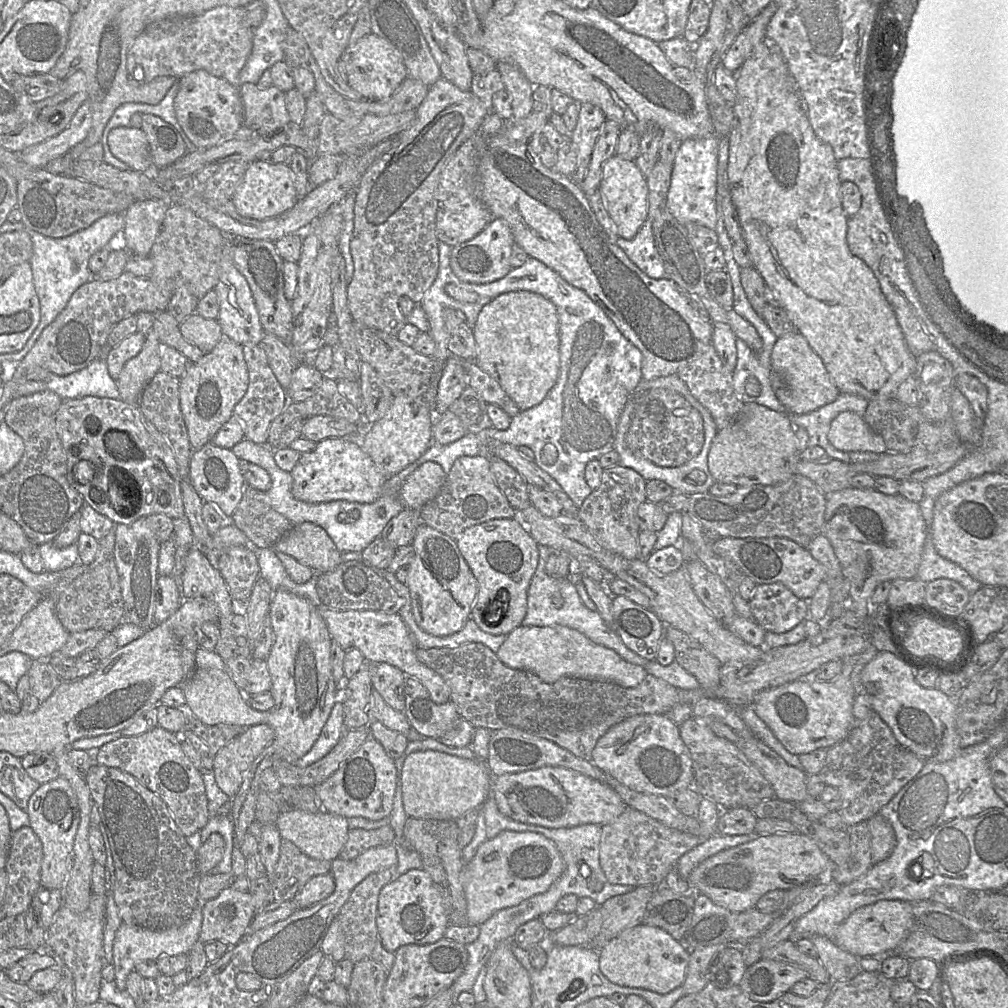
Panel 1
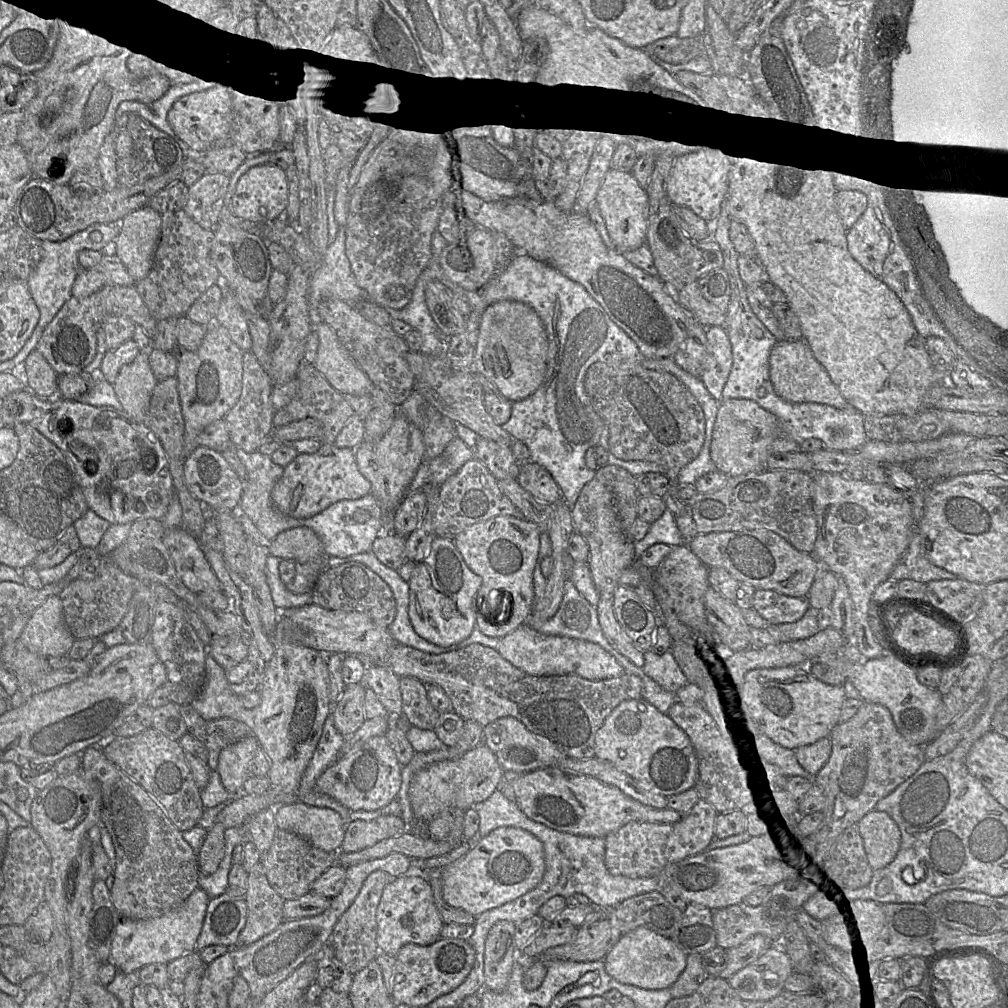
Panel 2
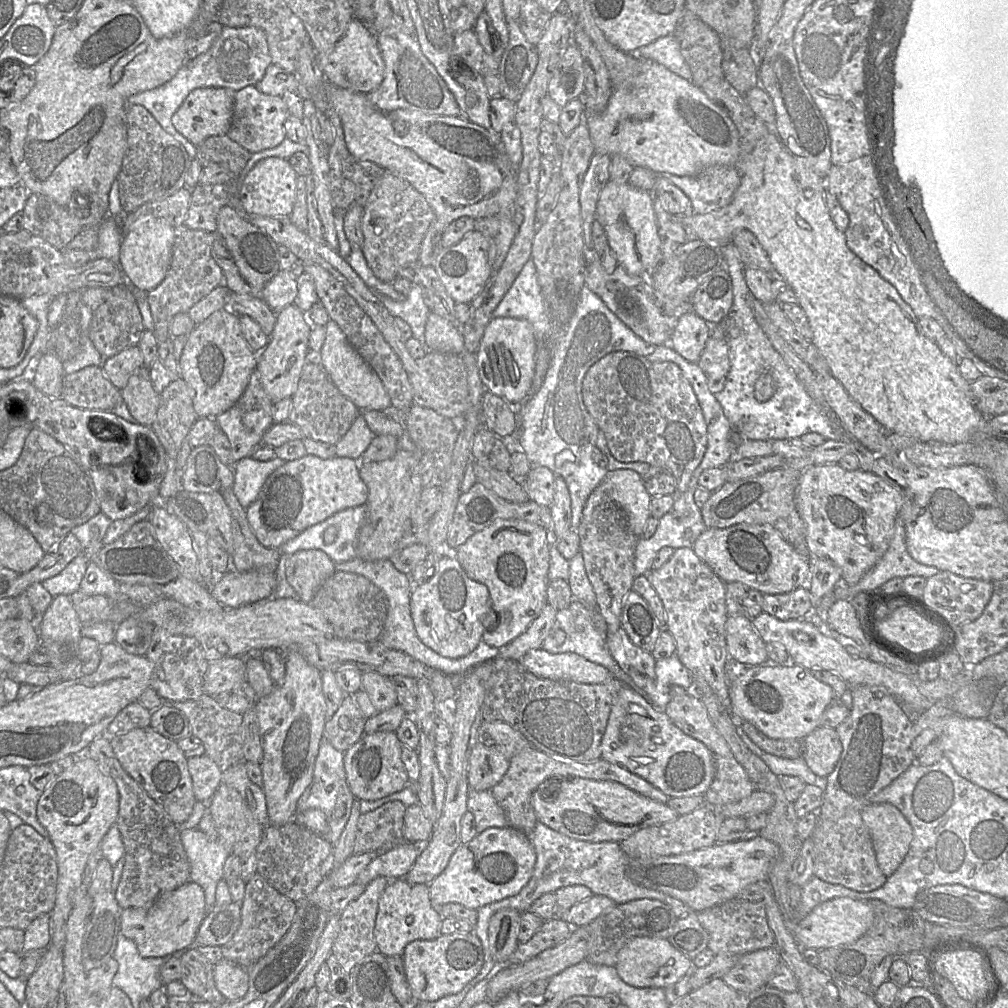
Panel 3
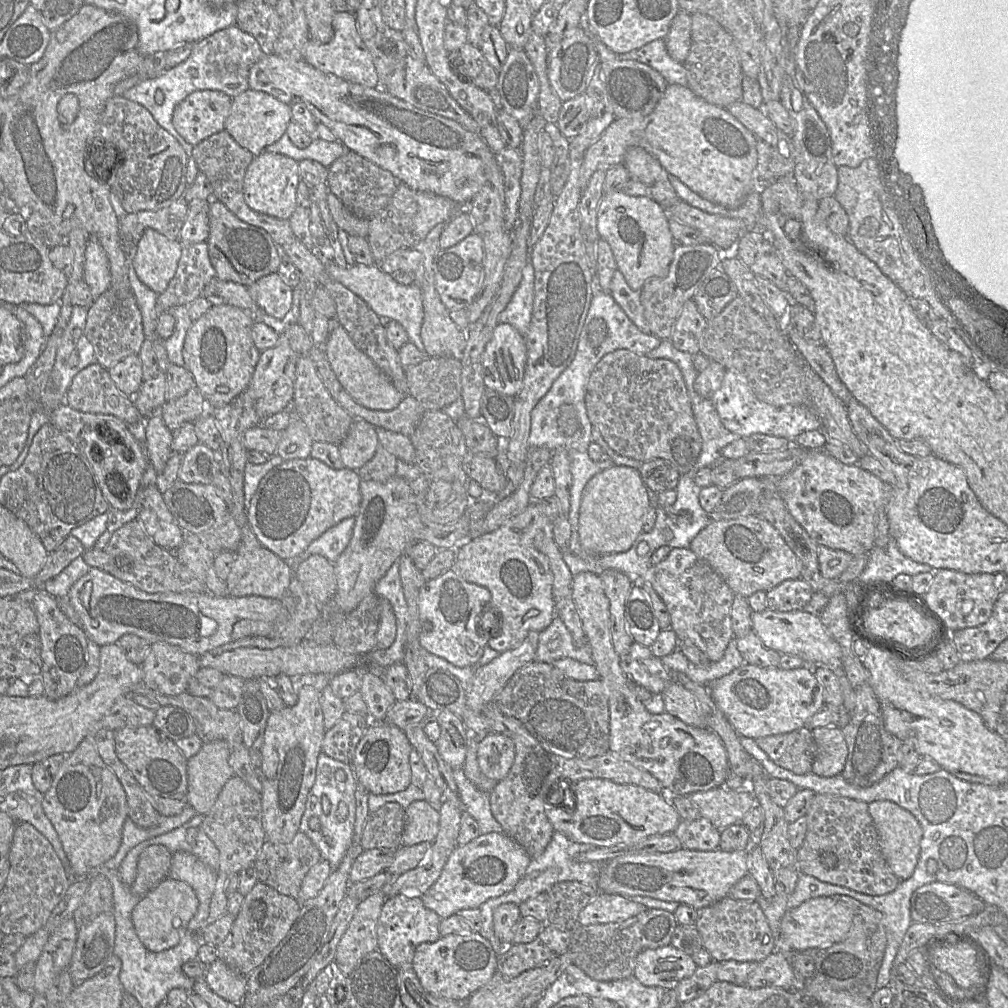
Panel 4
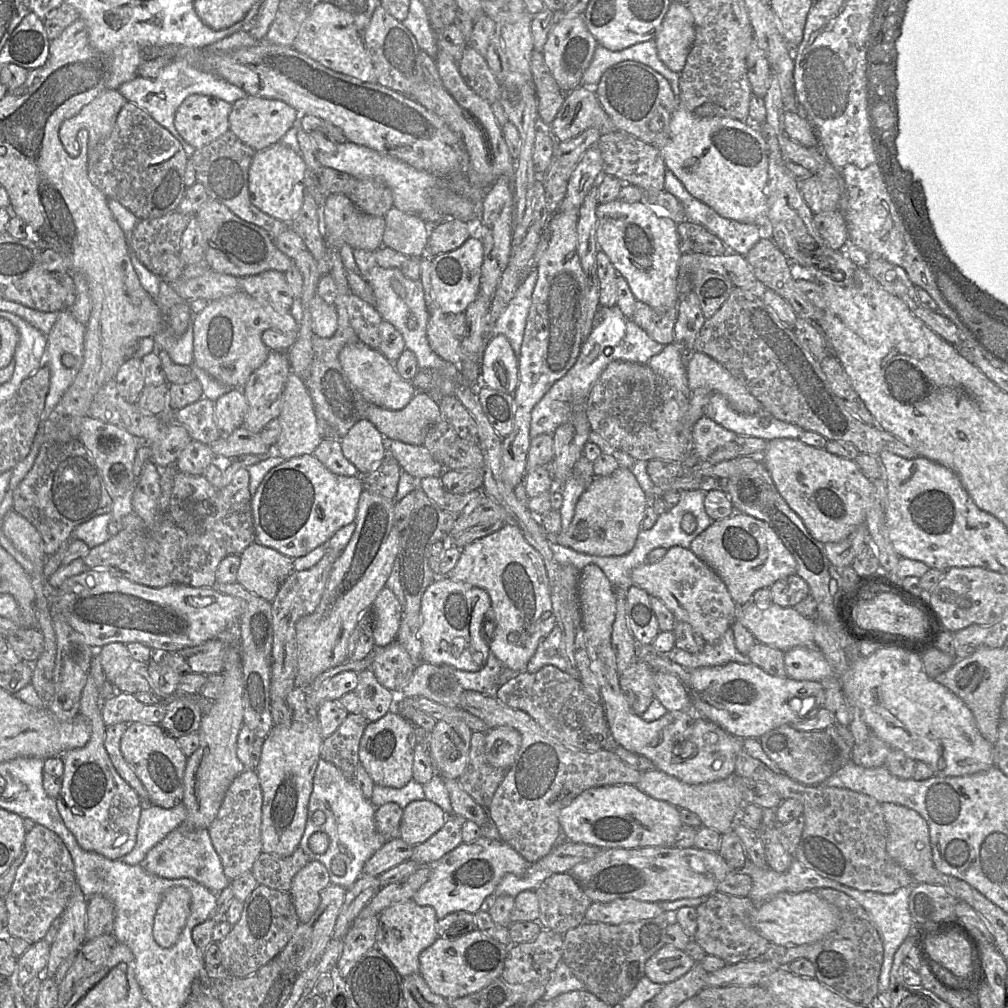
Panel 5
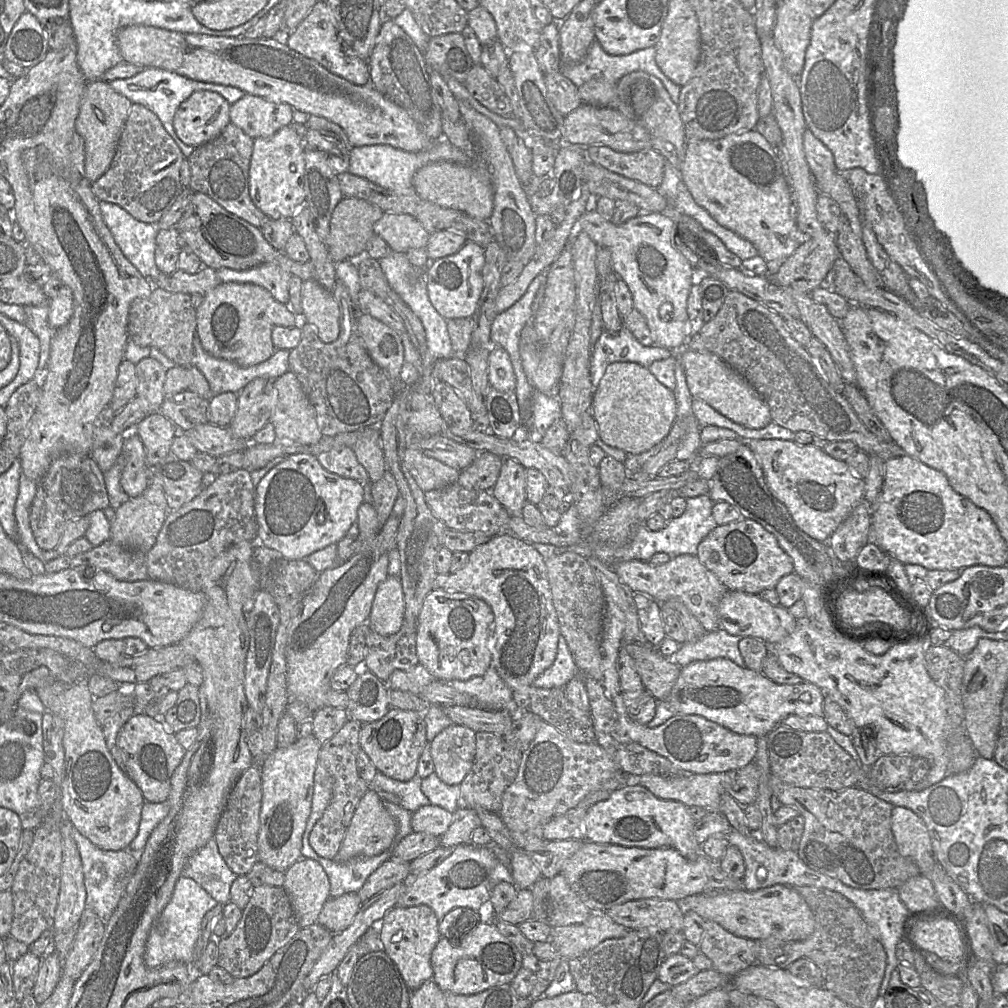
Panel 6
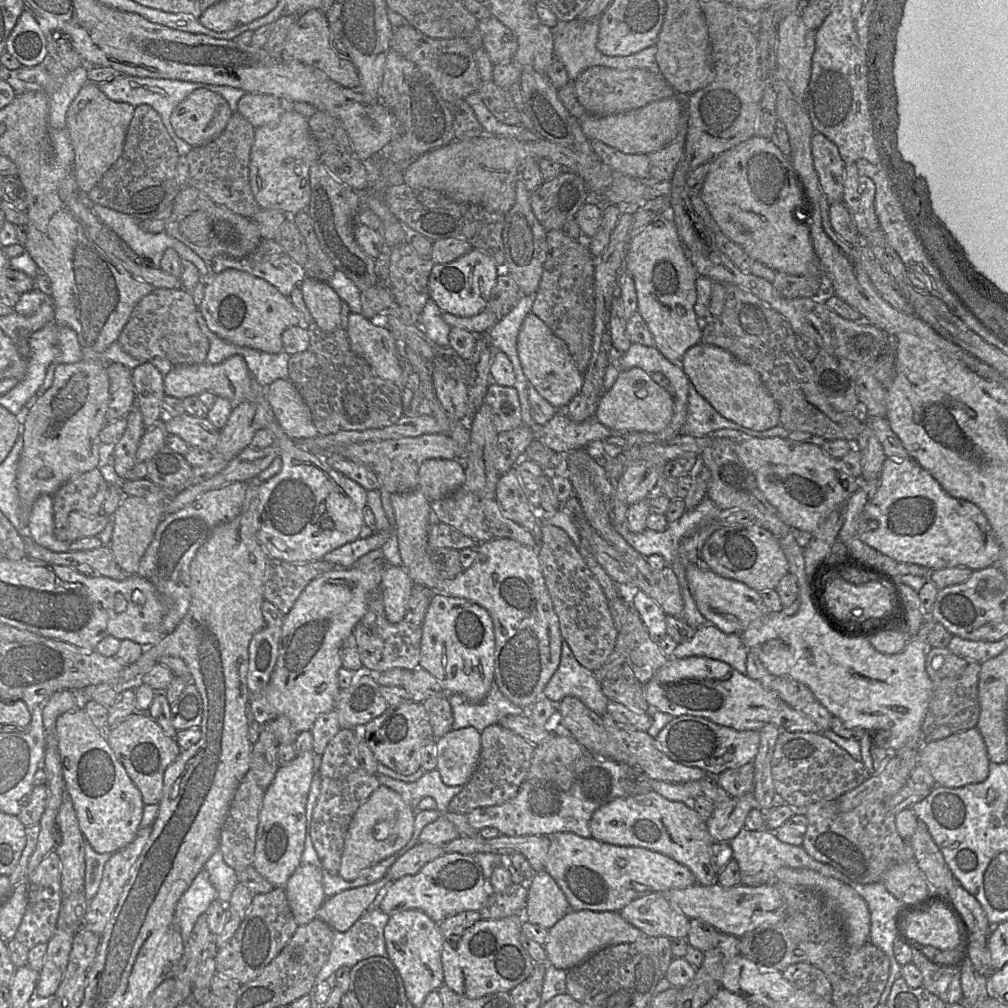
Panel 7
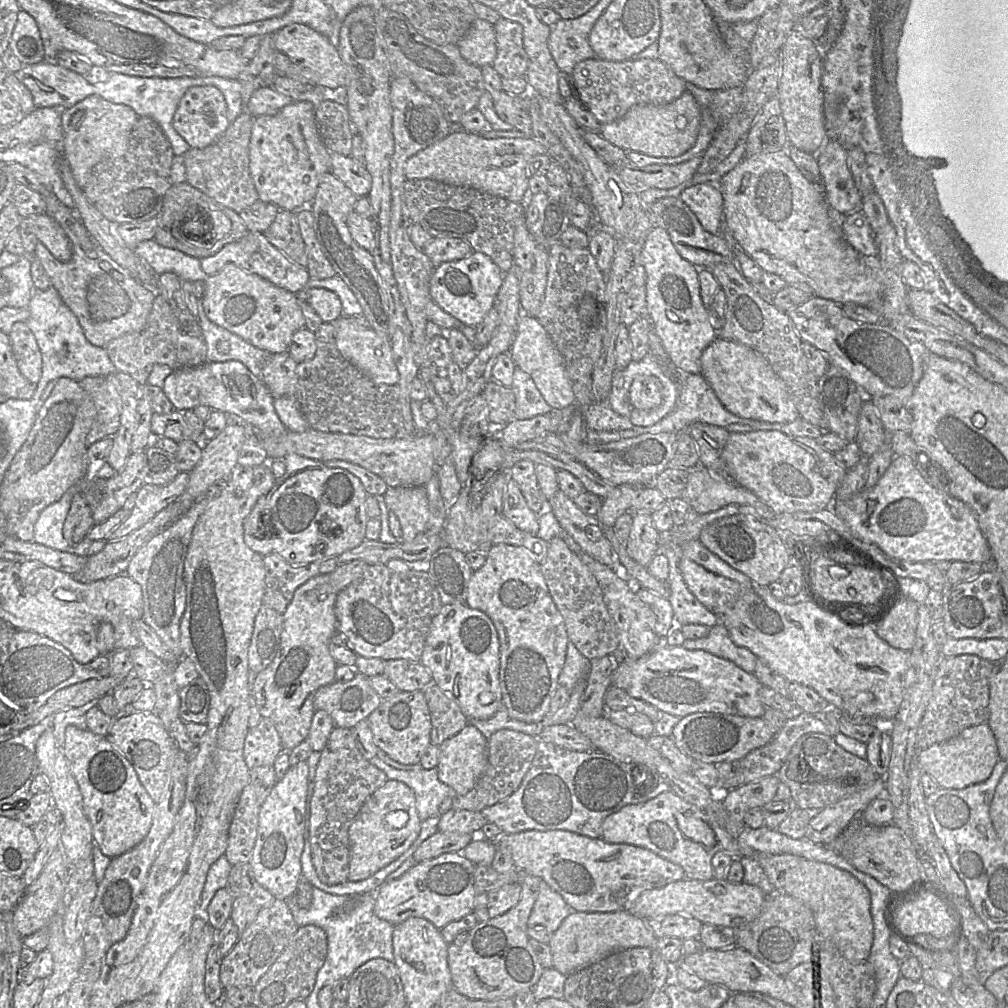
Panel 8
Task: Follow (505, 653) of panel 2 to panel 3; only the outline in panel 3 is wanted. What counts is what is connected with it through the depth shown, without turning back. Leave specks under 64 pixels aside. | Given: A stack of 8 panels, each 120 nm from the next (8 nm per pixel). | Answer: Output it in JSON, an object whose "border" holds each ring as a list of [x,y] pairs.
{"border":[[[538,648],[530,650],[519,662],[540,678],[567,680],[582,684],[600,684],[613,678],[604,666],[572,652],[551,654]]]}

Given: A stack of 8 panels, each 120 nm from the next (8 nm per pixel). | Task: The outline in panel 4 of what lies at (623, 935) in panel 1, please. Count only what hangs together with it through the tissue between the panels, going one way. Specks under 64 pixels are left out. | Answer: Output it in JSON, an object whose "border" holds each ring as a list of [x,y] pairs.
{"border":[[[669,944],[656,949],[645,949],[640,952],[635,960],[633,976],[644,986],[660,986],[670,990],[677,987],[684,978],[690,977],[697,967],[690,955]]]}

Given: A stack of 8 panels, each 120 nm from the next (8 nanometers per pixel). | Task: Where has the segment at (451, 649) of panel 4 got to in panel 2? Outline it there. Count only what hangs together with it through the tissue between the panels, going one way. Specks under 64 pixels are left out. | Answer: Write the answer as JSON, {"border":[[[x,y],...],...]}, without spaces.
{"border":[[[435,537],[429,553],[423,561],[416,564],[408,582],[408,617],[416,634],[426,641],[442,647],[465,640],[476,626],[475,596],[481,584],[482,578],[467,567],[454,541]]]}

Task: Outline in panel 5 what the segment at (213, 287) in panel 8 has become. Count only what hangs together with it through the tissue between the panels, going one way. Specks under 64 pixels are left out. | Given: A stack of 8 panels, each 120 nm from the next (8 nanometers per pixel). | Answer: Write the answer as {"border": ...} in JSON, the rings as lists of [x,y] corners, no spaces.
{"border":[[[242,290],[209,301],[193,319],[193,362],[220,383],[242,389],[271,351],[262,341],[262,334],[267,329],[295,333],[297,337],[298,325],[290,312],[278,313],[266,302]]]}

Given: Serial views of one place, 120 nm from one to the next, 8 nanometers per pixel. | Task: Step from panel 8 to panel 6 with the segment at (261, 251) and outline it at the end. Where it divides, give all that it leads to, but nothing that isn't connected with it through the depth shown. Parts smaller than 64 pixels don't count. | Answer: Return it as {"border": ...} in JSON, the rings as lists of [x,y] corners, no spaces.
{"border":[[[264,263],[244,270],[220,268],[216,271],[220,282],[259,285],[267,289],[278,302],[289,305],[289,280],[293,274],[276,263]]]}

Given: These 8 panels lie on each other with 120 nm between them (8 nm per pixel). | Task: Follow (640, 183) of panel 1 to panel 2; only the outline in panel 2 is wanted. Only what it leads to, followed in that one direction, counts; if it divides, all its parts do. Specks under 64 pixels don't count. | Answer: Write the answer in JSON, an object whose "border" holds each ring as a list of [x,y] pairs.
{"border":[[[610,168],[598,189],[596,202],[605,220],[608,233],[617,245],[617,251],[634,250],[647,242],[648,194],[631,172]]]}

